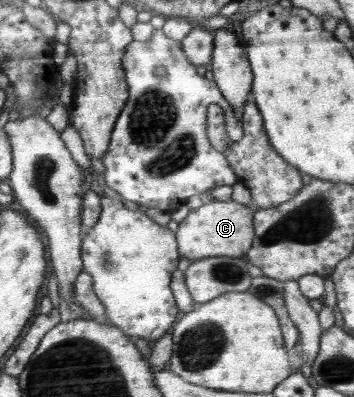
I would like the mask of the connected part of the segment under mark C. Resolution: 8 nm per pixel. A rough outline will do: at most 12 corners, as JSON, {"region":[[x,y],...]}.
{"region":[[210,201],[176,230],[182,258],[244,257],[252,207]]}

